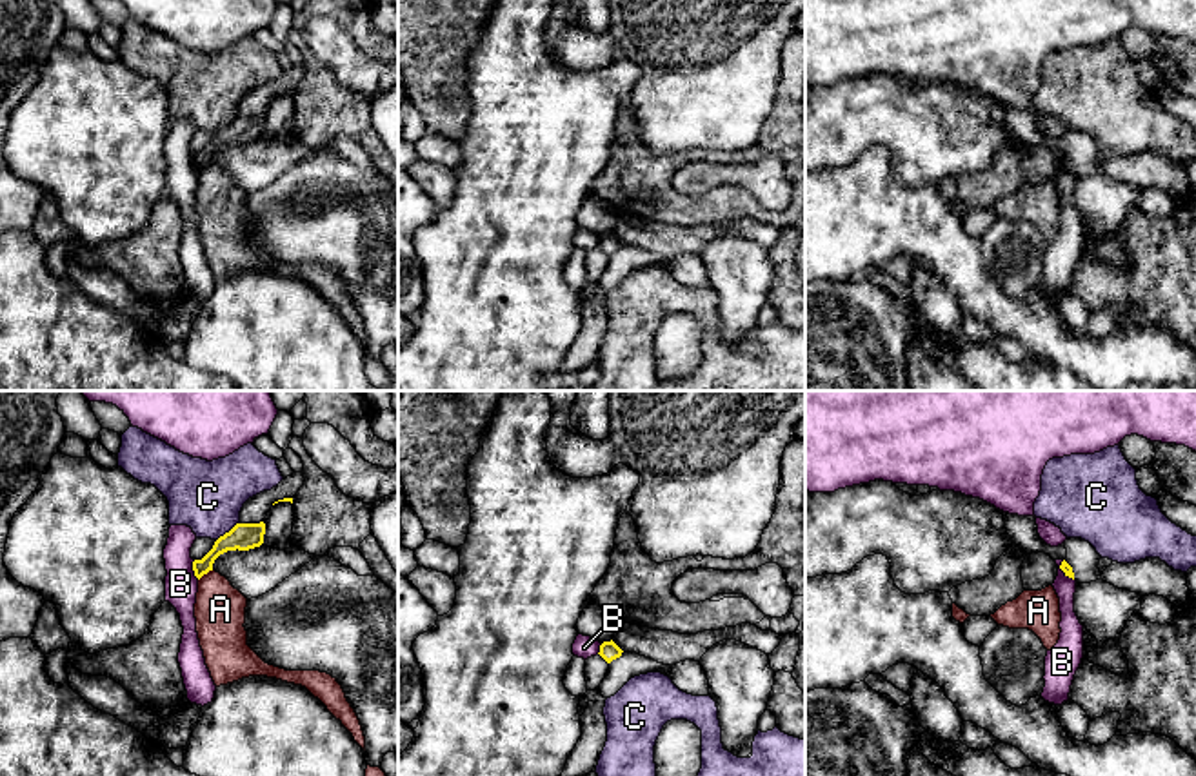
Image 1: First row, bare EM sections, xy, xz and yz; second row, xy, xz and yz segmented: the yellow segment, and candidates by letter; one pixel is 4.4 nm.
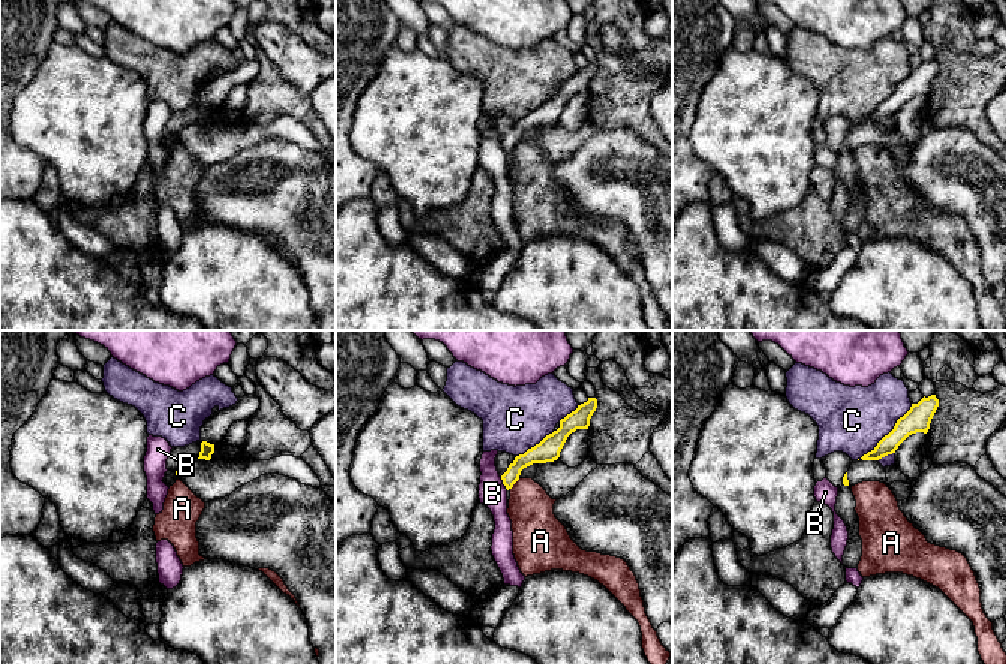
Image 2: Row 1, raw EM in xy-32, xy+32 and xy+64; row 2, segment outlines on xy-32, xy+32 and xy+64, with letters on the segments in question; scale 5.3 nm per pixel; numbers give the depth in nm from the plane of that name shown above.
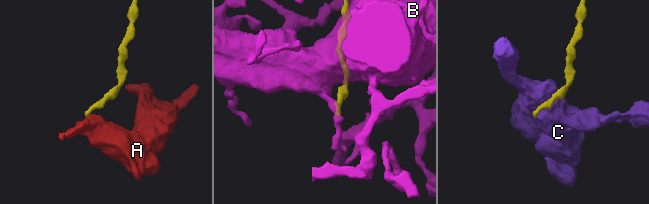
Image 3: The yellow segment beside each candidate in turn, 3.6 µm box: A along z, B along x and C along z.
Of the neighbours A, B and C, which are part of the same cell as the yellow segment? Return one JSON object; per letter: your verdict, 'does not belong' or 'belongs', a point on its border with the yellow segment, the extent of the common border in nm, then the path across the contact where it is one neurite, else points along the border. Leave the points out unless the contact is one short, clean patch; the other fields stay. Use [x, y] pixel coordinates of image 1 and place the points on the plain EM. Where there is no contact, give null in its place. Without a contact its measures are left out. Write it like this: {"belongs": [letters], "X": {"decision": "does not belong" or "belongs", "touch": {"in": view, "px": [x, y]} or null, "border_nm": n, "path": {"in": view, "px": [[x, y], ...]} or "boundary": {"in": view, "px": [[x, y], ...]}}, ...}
{"belongs": [], "A": {"decision": "does not belong", "touch": {"in": "xy", "px": [206, 166]}, "border_nm": 90, "boundary": {"in": "xy", "px": [[213, 162], [199, 173]]}}, "B": {"decision": "does not belong", "touch": {"in": "xy", "px": [193, 162]}, "border_nm": 90, "boundary": {"in": "xy", "px": [[193, 153], [193, 166], [199, 171]]}}, "C": {"decision": "does not belong", "touch": {"in": "xy", "px": [229, 124]}, "border_nm": 130, "boundary": {"in": "xy", "px": [[239, 115], [217, 133]]}}}

